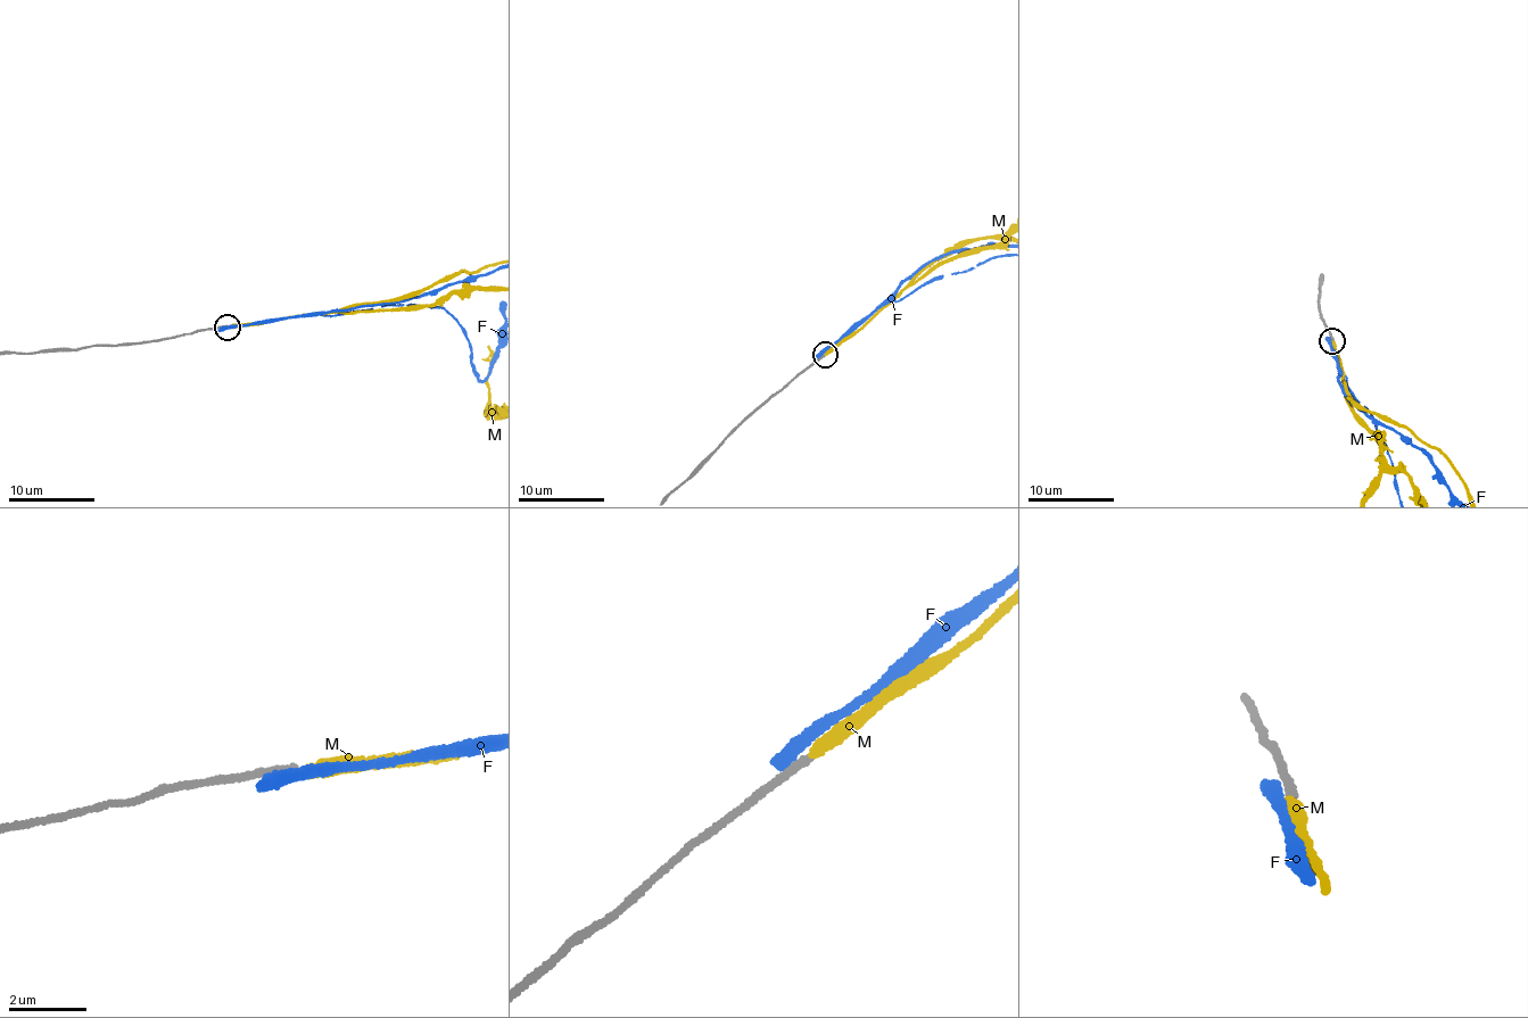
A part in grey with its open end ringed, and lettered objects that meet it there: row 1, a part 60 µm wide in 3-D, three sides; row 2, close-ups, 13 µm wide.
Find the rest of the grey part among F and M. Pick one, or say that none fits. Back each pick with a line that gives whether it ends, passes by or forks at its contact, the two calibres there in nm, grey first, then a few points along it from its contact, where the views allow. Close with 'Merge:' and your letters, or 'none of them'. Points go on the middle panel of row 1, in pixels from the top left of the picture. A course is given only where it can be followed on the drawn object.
M: it ends; calibres 240 and 300 nm
Merge: M

